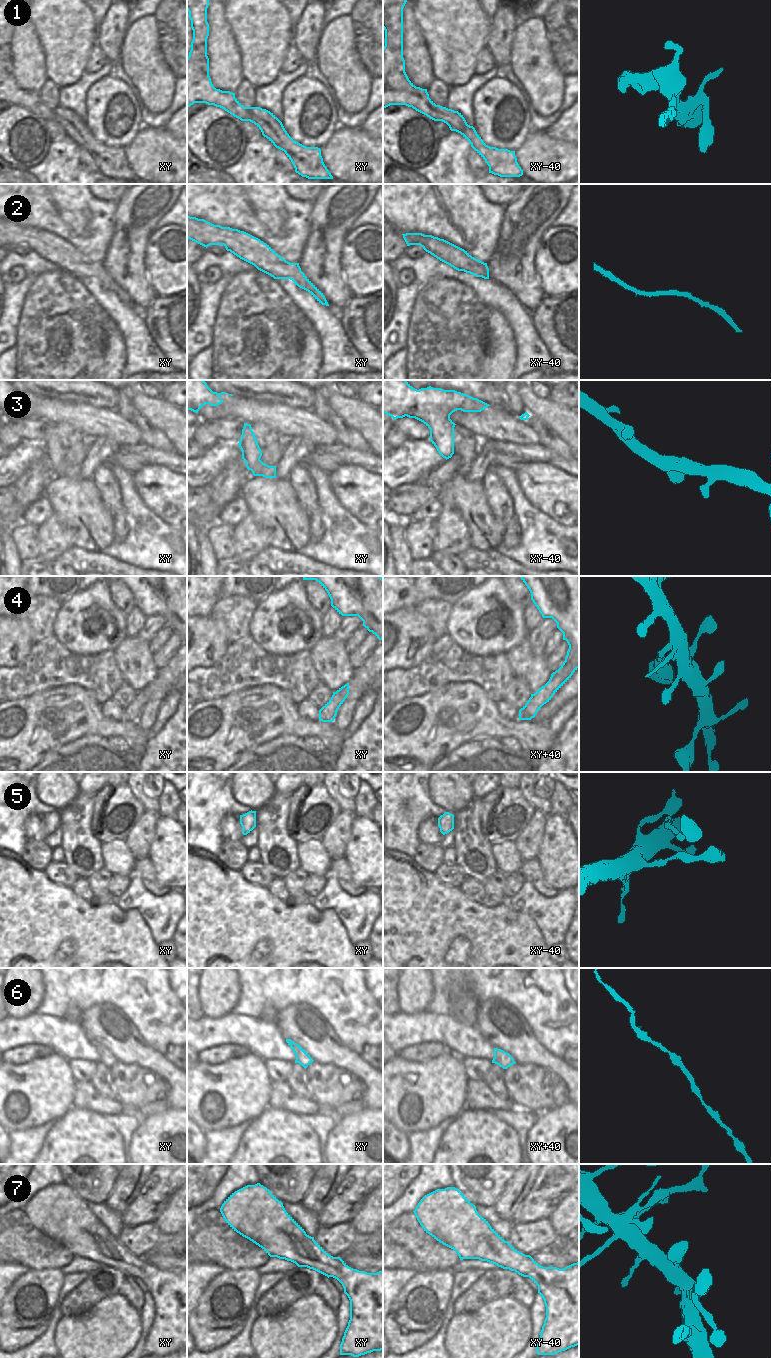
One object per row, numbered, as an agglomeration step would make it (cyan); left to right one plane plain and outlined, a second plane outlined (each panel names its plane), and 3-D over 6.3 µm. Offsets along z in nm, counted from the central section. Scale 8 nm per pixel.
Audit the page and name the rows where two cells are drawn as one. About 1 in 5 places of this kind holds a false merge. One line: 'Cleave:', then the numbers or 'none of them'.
Cleave: none of them

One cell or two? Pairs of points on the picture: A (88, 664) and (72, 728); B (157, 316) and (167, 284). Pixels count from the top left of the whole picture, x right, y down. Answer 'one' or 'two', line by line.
A: two
B: two

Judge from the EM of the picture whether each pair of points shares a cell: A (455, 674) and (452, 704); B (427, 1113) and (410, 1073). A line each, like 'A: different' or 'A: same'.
A: different
B: same

